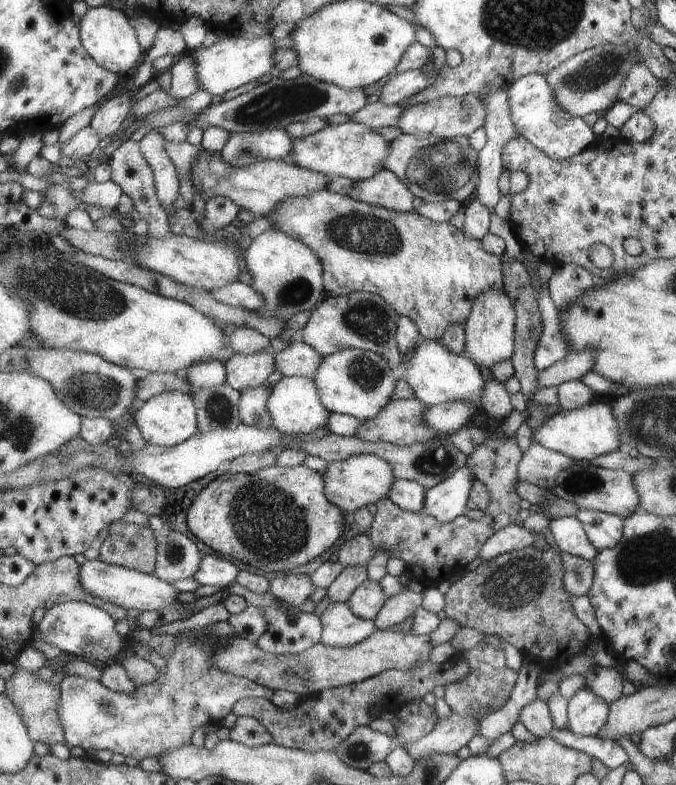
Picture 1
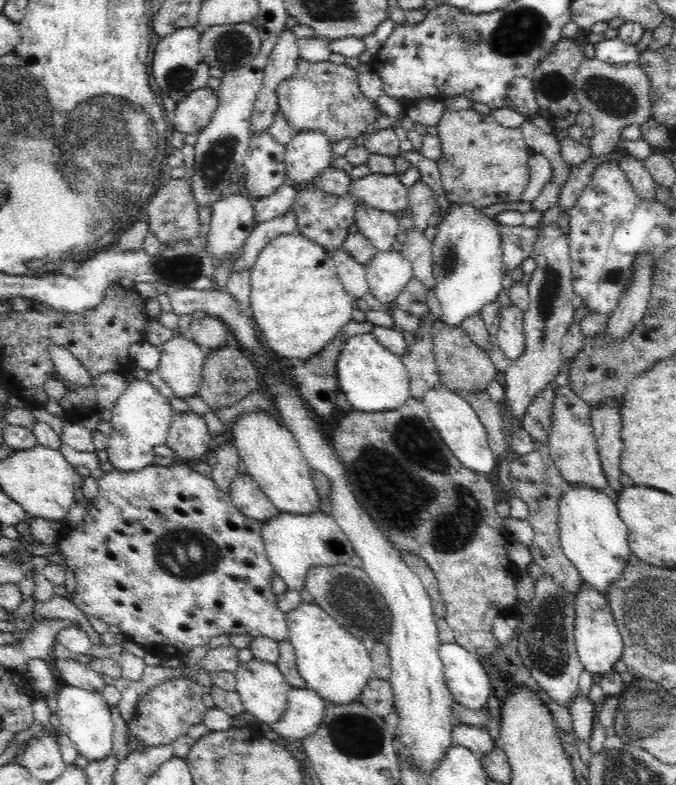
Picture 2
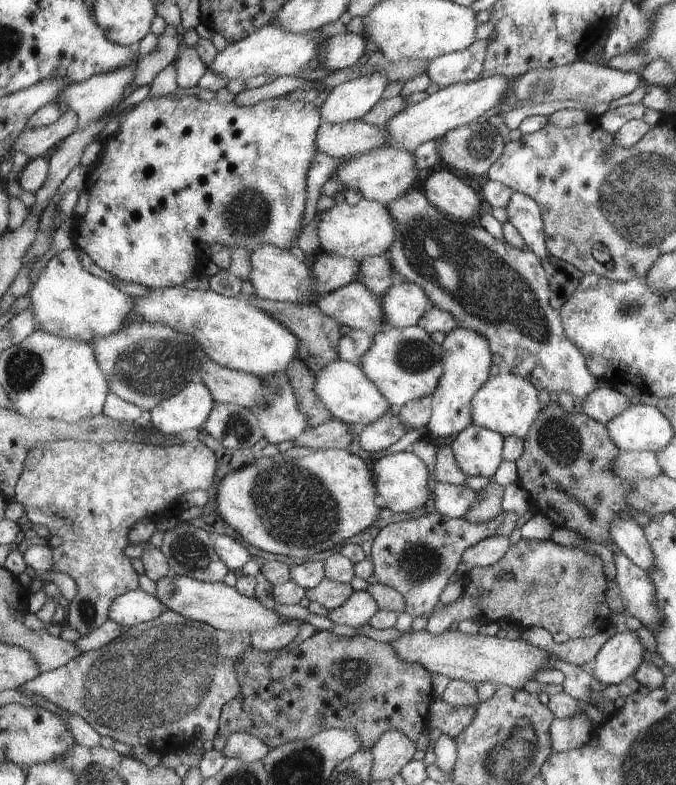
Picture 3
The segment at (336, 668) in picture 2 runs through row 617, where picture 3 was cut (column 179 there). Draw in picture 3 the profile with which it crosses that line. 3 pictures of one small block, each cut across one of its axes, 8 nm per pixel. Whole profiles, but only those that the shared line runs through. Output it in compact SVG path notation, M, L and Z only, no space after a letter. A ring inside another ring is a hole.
M182 285L151 289L145 296L135 296L133 311L149 324L173 327L181 334L193 336L209 361L229 370L263 378L281 373L296 357L300 338L272 315L259 310L245 298L227 298L211 289L191 290Z

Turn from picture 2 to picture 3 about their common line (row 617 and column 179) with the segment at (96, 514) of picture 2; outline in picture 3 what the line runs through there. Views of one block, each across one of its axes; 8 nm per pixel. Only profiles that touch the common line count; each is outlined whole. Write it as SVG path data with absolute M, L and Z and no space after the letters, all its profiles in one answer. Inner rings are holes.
M173 91L171 94L165 94L165 96L155 96L155 98L147 98L147 95L141 102L137 102L137 104L127 108L121 114L119 114L114 120L114 124L116 125L116 131L108 137L108 142L105 142L105 146L101 146L101 151L98 155L97 168L92 172L95 182L91 184L91 189L89 192L89 200L88 200L88 209L86 213L76 219L76 225L73 229L72 240L77 248L82 249L91 259L92 261L102 268L103 270L109 272L113 276L121 279L125 282L133 282L135 284L141 284L142 286L146 286L149 289L160 289L165 287L173 287L175 285L181 285L185 280L191 278L191 276L195 275L199 272L200 266L203 266L202 260L207 258L207 255L201 250L201 244L213 244L213 242L217 242L217 244L221 244L221 246L226 246L228 248L237 248L239 246L243 247L247 252L252 250L253 248L257 248L257 246L261 246L264 244L269 244L271 246L280 247L281 250L288 250L295 244L297 237L299 236L299 228L301 228L303 224L303 208L305 208L305 174L307 174L307 170L309 170L309 166L311 166L311 158L315 156L315 152L313 152L313 144L316 143L316 134L317 129L320 128L320 111L314 105L313 102L303 101L303 100L287 100L284 97L275 97L270 99L263 99L251 106L235 106L235 104L231 103L223 103L219 104L214 99L210 99L208 102L203 102L203 100L199 100L196 95L194 96L185 96L179 98L177 96L177 92Z

